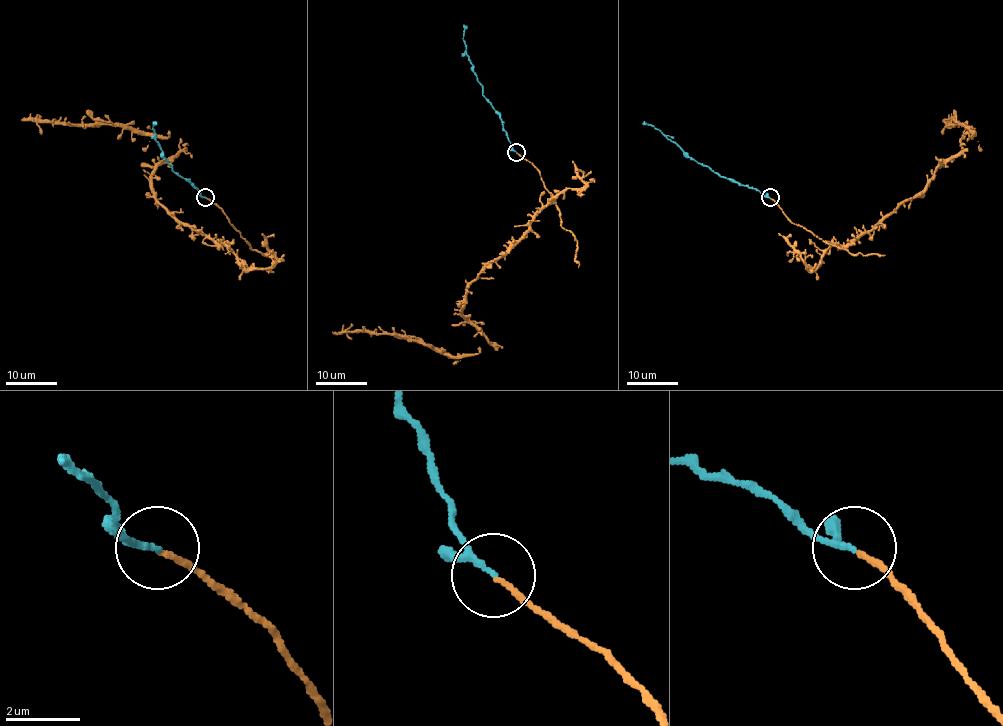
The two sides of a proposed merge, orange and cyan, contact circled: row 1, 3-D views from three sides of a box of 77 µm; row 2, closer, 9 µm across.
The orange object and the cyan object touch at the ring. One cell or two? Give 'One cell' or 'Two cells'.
One cell

